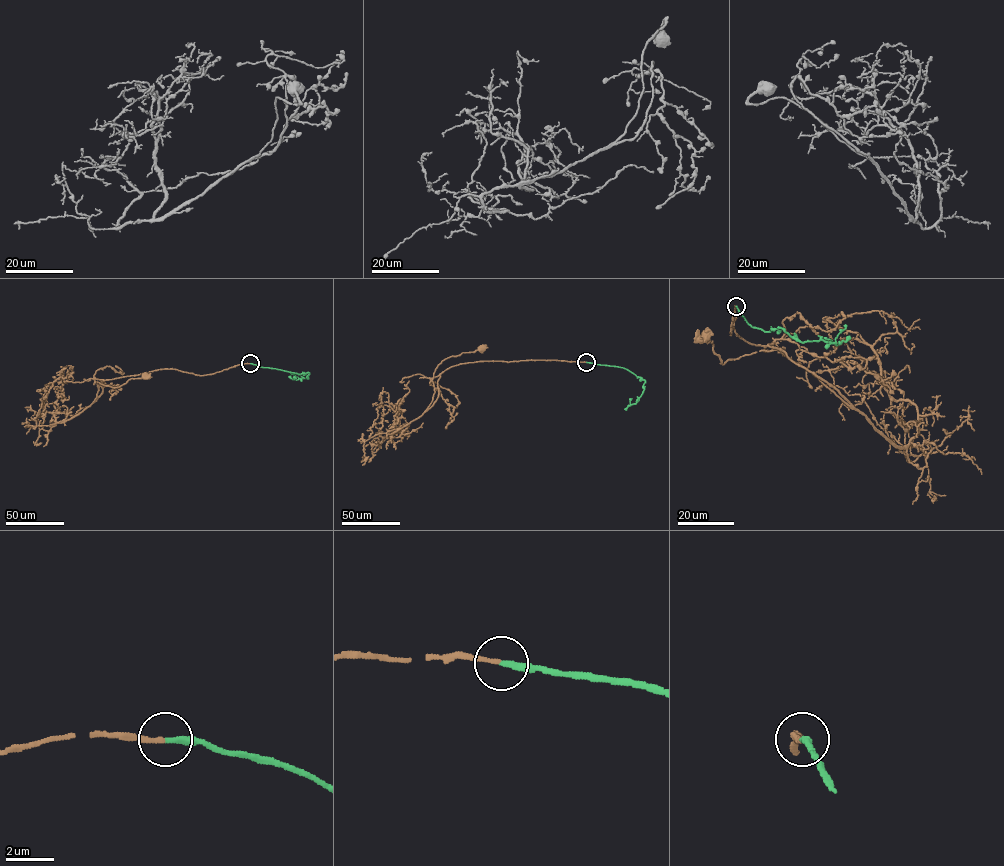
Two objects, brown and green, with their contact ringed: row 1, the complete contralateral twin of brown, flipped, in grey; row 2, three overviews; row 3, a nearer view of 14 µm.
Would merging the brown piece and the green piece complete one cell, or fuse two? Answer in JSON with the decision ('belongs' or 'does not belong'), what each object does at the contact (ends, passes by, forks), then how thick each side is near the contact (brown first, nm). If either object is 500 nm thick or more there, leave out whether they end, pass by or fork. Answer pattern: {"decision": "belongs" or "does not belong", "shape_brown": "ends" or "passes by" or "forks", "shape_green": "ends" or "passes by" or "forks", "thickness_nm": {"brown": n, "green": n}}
{"decision": "belongs", "shape_brown": "ends", "shape_green": "ends", "thickness_nm": {"brown": 180, "green": 240}}

